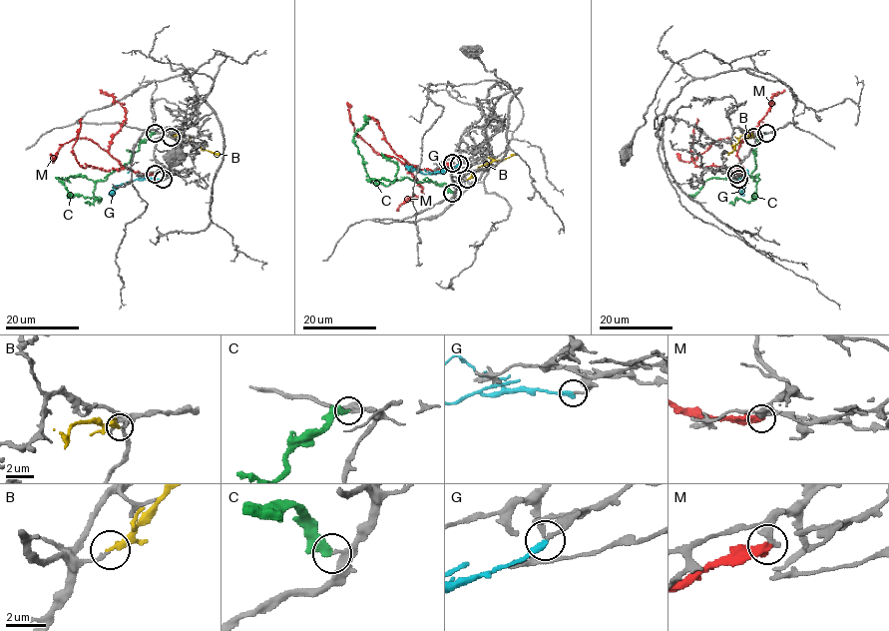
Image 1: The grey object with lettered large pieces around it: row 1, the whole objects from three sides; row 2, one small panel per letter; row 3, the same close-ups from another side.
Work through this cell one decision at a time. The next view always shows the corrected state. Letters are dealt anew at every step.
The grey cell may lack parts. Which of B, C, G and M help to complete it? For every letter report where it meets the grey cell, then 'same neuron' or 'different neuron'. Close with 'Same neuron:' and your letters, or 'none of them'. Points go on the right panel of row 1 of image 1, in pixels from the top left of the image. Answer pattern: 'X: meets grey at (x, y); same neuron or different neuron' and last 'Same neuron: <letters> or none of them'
B: meets grey at (753, 137); same neuron
C: meets grey at (766, 133); different neuron
G: meets grey at (738, 179); different neuron
M: meets grey at (736, 174); different neuron
Same neuron: B

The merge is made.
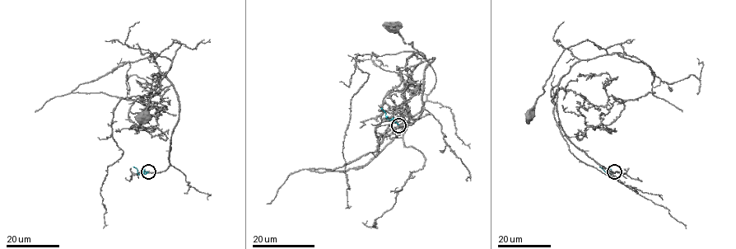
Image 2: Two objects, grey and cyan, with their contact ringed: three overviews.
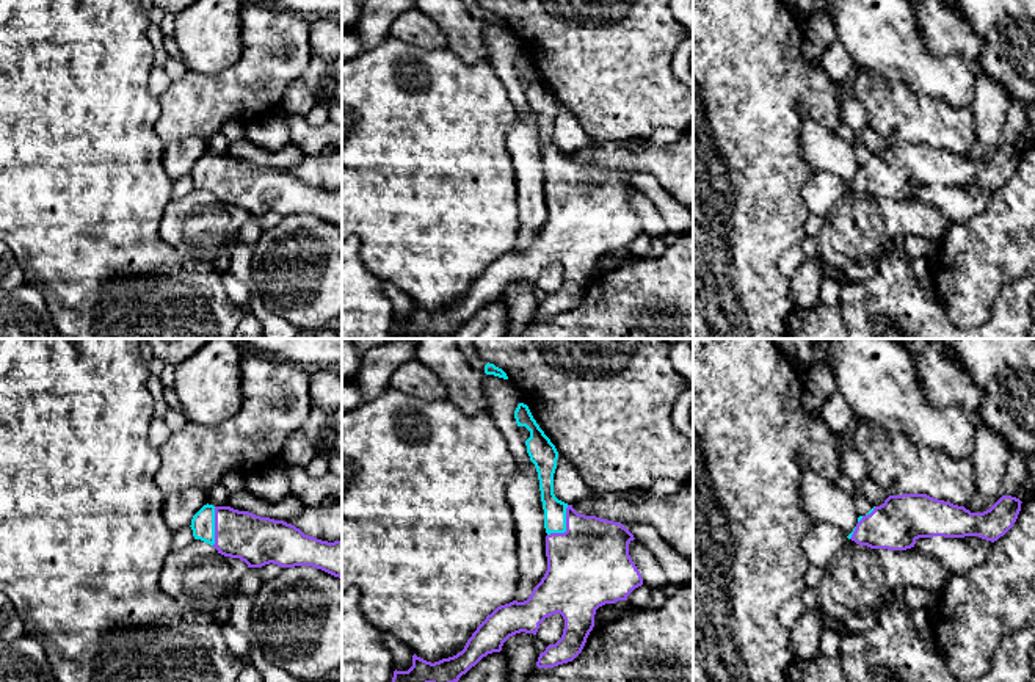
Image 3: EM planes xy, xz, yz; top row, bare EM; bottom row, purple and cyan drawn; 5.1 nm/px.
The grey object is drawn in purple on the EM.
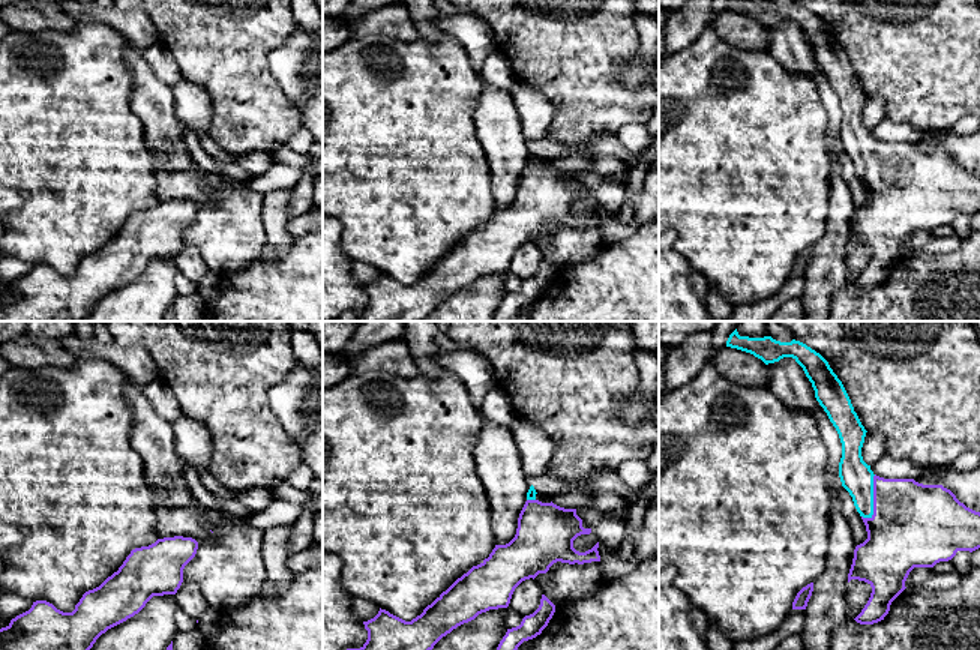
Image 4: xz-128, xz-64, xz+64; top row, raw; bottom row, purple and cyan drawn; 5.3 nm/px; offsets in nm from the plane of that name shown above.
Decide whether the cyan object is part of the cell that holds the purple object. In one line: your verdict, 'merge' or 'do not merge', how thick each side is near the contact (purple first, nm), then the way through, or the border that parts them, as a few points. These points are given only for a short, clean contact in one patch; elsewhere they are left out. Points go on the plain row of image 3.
merge | 420/110 nm | across xz (588, 214), (566, 176), (554, 159)

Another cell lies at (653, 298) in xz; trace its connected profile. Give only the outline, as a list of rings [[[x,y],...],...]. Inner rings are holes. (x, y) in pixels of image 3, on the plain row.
[[[693,232],[681,234],[660,257],[629,262],[607,274],[594,274],[582,301],[568,312],[530,320],[518,339],[693,339]]]

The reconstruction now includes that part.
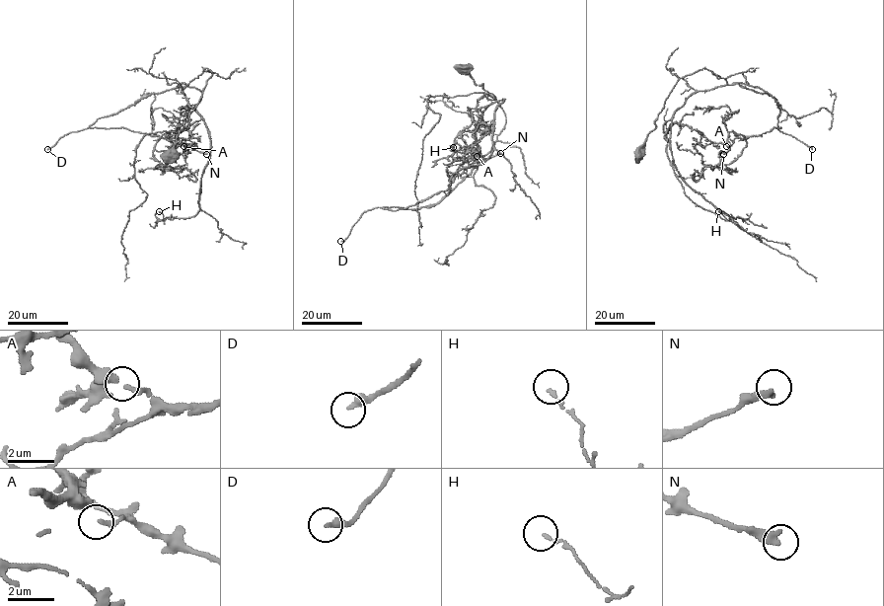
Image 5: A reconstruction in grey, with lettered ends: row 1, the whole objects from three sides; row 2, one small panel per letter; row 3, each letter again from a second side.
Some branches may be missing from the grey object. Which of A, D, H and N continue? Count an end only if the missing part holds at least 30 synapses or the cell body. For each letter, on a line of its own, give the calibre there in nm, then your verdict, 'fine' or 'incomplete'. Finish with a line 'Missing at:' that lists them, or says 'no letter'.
A: 170 nm | fine
D: 320 nm | incomplete
H: 120 nm | fine
N: 360 nm | fine
Missing at: D

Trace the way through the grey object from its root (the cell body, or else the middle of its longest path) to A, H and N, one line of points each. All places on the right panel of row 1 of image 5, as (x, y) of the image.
A: (639, 154), (673, 86), (702, 68), (728, 84), (768, 94), (779, 109), (780, 128), (735, 138), (726, 146)
H: (639, 154), (680, 78), (702, 68), (722, 77), (687, 100), (670, 136), (680, 178), (735, 217), (718, 211)
N: (639, 154), (673, 86), (702, 68), (728, 84), (768, 94), (779, 109), (780, 128), (735, 138), (723, 154)

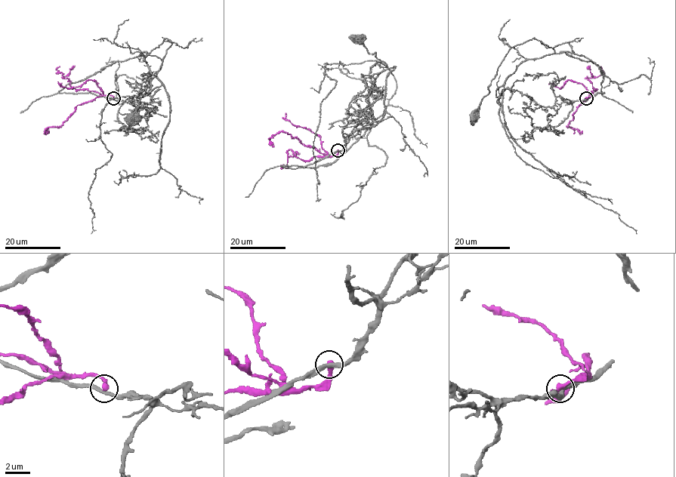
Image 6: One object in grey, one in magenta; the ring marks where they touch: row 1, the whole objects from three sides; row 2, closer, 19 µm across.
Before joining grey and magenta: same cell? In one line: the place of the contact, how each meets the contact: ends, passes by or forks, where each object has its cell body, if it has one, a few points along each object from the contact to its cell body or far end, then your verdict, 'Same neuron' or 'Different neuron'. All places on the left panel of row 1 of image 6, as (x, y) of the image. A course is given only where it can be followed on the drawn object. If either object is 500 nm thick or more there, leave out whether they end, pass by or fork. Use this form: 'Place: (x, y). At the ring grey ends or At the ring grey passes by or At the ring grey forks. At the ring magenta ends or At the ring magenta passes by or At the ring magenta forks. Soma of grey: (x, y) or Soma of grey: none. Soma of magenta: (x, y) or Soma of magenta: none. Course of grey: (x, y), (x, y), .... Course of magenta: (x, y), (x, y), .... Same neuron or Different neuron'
Place: (113, 98). At the ring grey passes by. At the ring magenta ends. Soma of grey: (133, 117). Soma of magenta: none. Course of grey: (113, 99), (90, 93), (59, 92), (116, 61), (149, 53), (168, 39), (171, 44), (133, 117). Course of magenta: (113, 98), (111, 95), (102, 95), (78, 105), (68, 119), (60, 126), (48, 127), (45, 130), (48, 130). Different neuron

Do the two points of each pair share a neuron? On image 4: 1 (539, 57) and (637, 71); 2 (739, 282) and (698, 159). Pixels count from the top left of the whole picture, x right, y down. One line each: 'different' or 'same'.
1: different
2: same

